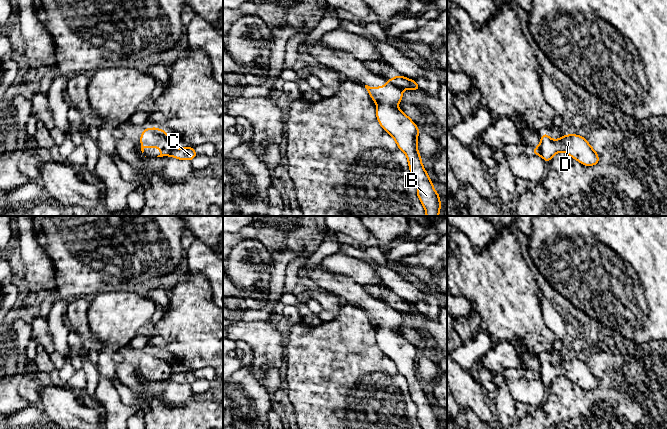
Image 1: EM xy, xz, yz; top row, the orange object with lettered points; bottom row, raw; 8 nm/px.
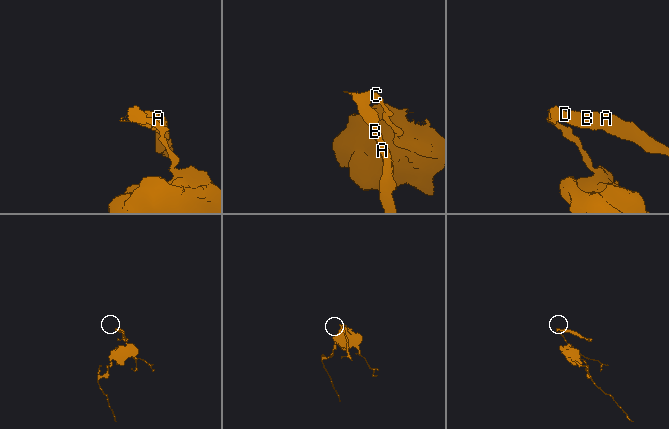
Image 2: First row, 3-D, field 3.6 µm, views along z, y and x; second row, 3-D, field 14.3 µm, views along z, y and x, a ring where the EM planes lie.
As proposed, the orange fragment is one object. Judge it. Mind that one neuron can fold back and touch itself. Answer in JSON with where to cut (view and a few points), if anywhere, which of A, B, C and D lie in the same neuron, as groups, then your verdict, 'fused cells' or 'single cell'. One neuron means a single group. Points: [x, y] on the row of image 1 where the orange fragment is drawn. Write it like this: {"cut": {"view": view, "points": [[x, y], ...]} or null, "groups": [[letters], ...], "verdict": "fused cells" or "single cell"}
{"cut": {"view": "xz", "points": [[389, 79], [401, 89]]}, "groups": [["A", "B", "D"], ["C"]], "verdict": "fused cells"}

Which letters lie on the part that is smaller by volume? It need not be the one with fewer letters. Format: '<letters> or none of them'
A, B, D

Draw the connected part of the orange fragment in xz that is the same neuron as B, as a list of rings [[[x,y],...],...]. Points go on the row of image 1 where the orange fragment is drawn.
[[[390,79],[382,87],[365,85],[365,88],[377,105],[378,123],[394,138],[398,148],[407,156],[409,170],[417,183],[417,197],[424,206],[426,216],[439,216],[442,207],[440,195],[435,191],[418,152],[417,138],[420,129],[397,106],[403,99],[402,89]]]

